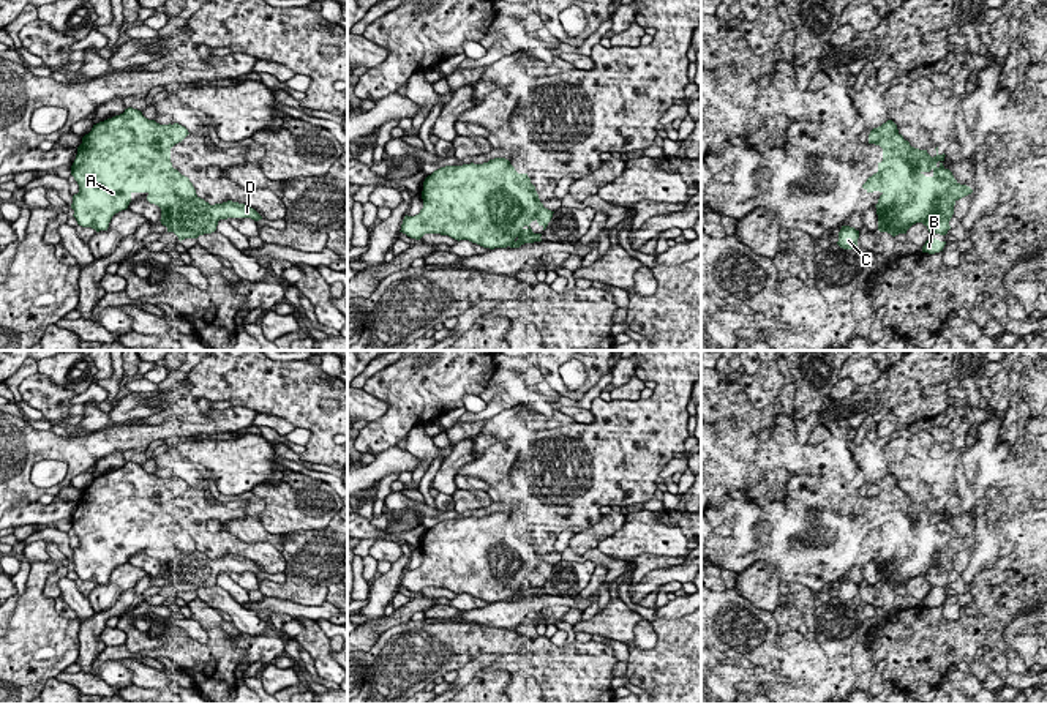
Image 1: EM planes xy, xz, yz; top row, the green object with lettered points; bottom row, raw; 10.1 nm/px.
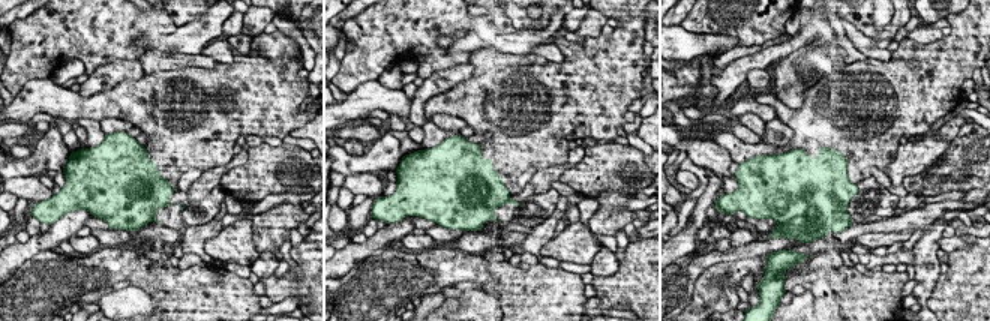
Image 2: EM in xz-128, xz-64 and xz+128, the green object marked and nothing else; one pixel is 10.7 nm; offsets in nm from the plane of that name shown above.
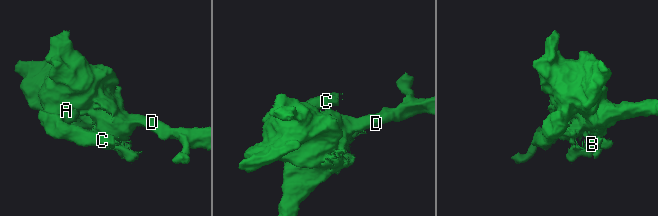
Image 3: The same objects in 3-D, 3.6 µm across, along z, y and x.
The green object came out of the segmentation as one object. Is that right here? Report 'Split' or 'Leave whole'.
Split

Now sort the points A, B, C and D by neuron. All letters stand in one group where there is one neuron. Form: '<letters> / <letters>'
A C / B D

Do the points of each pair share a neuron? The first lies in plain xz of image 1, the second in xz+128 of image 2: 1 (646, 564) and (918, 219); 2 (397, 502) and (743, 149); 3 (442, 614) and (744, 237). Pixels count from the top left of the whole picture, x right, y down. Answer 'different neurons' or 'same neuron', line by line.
1: different neurons
2: same neuron
3: same neuron

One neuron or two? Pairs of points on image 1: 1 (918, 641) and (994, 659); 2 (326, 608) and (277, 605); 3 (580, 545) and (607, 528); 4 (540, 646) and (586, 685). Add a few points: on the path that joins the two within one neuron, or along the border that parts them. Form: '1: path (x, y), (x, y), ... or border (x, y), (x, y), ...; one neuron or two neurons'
1: border (990, 647), (1005, 657); two neurons
2: path (313, 611), (289, 606); one neuron
3: path (586, 540), (600, 531); one neuron
4: path (550, 659), (574, 679); one neuron

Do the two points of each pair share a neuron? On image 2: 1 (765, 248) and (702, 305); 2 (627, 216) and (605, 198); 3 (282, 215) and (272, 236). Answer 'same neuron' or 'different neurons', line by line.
1: different neurons
2: same neuron
3: same neuron

